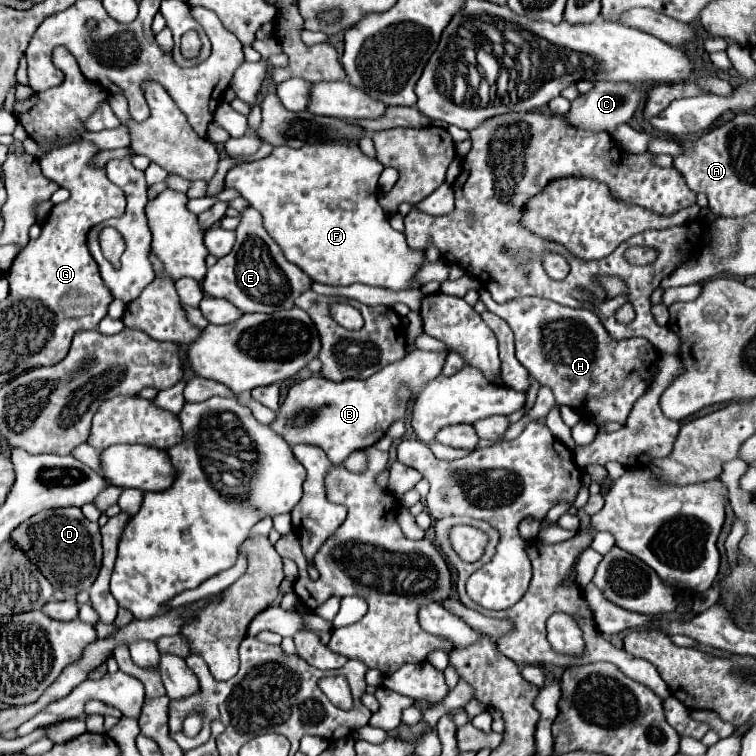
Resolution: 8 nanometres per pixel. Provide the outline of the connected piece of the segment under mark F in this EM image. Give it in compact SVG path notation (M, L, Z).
M336 139L304 145L300 149L274 147L272 153L260 161L232 167L226 175L226 187L236 189L240 197L262 213L266 231L280 245L286 259L306 271L316 283L364 283L398 291L410 287L414 273L422 267L426 257L422 253L410 253L404 233L392 229L388 217L382 213L382 207L378 205L378 177L382 169L382 163L366 157L356 143Z

